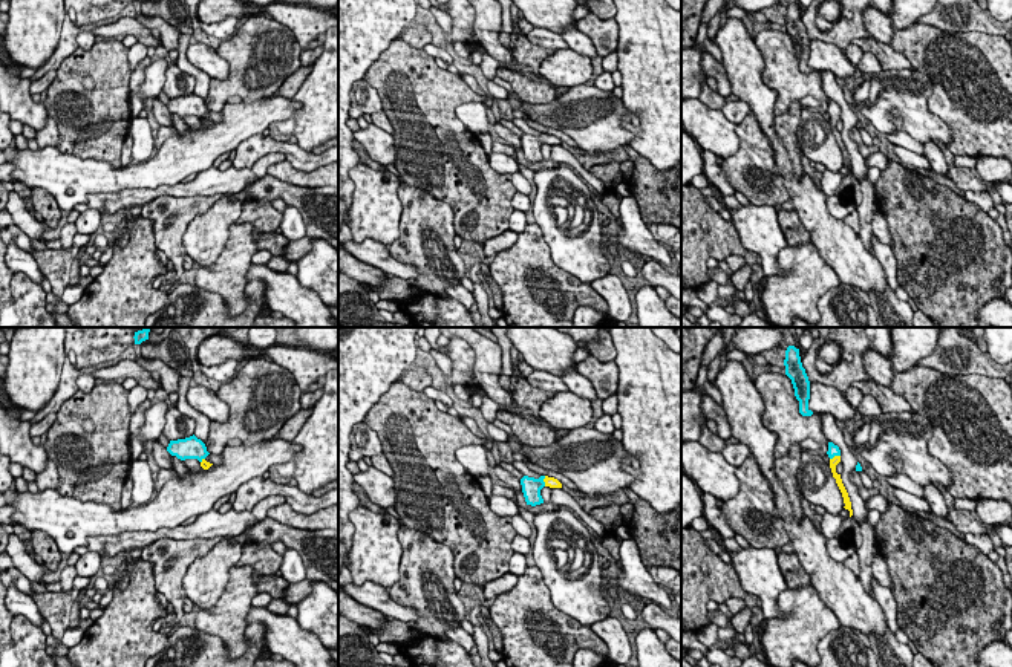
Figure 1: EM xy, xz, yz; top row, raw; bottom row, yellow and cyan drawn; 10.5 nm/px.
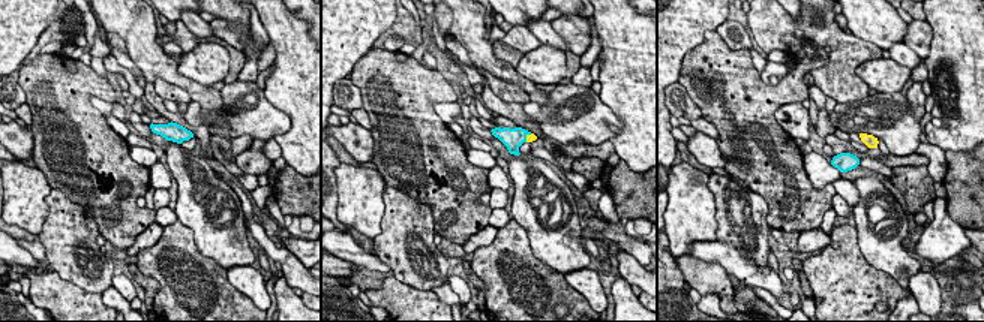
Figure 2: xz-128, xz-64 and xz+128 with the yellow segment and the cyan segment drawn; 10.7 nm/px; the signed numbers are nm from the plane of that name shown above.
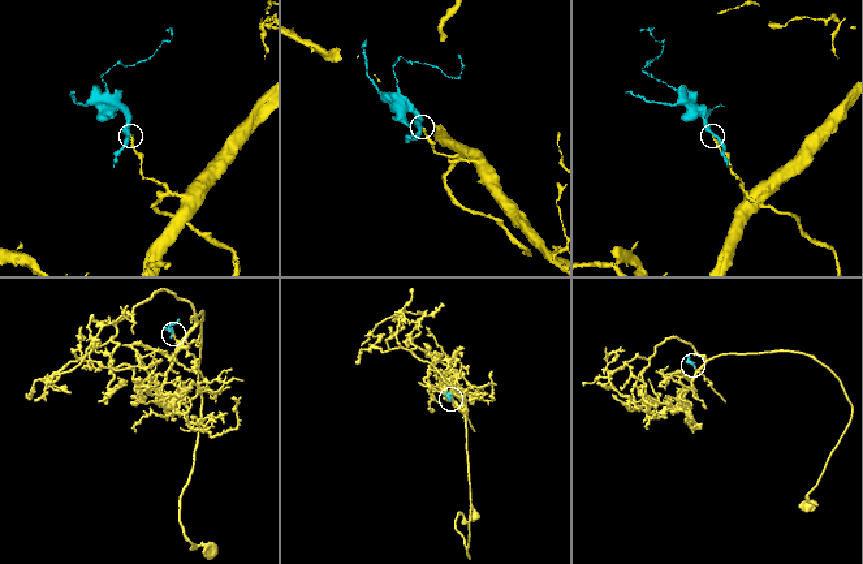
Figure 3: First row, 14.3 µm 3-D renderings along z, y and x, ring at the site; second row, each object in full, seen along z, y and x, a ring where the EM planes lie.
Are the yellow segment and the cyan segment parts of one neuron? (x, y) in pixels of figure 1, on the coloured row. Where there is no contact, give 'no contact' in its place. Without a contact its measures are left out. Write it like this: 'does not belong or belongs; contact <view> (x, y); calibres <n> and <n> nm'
belongs; contact xz (544, 481); calibres 120 and 200 nm

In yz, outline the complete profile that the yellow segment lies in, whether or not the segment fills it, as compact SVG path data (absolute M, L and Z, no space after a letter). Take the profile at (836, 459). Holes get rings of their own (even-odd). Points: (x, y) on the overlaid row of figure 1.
M828 442L827 454L830 457L830 468L831 468L833 477L836 479L836 483L837 483L841 493L842 493L842 497L844 497L844 503L845 503L844 508L850 511L850 517L851 517L853 509L851 509L851 502L850 502L848 493L847 493L847 490L842 483L841 474L836 473L836 465L841 462L841 450L833 442Z

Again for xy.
M194 434L185 439L170 441L167 451L181 460L198 459L204 470L208 470L213 465L205 460L205 457L210 454L205 444Z

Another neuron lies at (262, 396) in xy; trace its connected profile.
M250 358L216 395L228 404L227 422L210 422L205 442L210 454L220 454L231 439L253 445L273 439L300 408L302 390L292 373L265 358Z

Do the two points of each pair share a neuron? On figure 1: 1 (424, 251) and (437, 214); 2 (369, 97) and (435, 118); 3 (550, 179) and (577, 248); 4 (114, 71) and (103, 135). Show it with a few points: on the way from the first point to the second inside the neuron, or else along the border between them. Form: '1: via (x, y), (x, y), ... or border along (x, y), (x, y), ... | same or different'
1: via (426, 242), (427, 224) | same
2: border along (363, 78), (375, 91), (383, 110) | different
3: via (545, 198), (547, 224), (559, 237) | same
4: via (112, 86), (106, 106), (106, 120) | same

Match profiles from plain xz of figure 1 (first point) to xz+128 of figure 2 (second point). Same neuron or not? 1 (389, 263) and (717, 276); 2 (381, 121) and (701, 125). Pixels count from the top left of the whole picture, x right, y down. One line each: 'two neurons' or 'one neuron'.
1: two neurons
2: one neuron

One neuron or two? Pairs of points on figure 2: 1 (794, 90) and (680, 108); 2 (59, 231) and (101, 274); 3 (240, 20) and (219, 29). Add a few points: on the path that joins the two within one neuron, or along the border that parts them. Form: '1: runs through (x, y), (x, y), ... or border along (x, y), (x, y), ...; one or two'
1: border along (678, 81), (699, 108), (701, 116); two
2: runs through (69, 241), (90, 264); one
3: border along (216, 18), (231, 21), (243, 30), (243, 51); two

